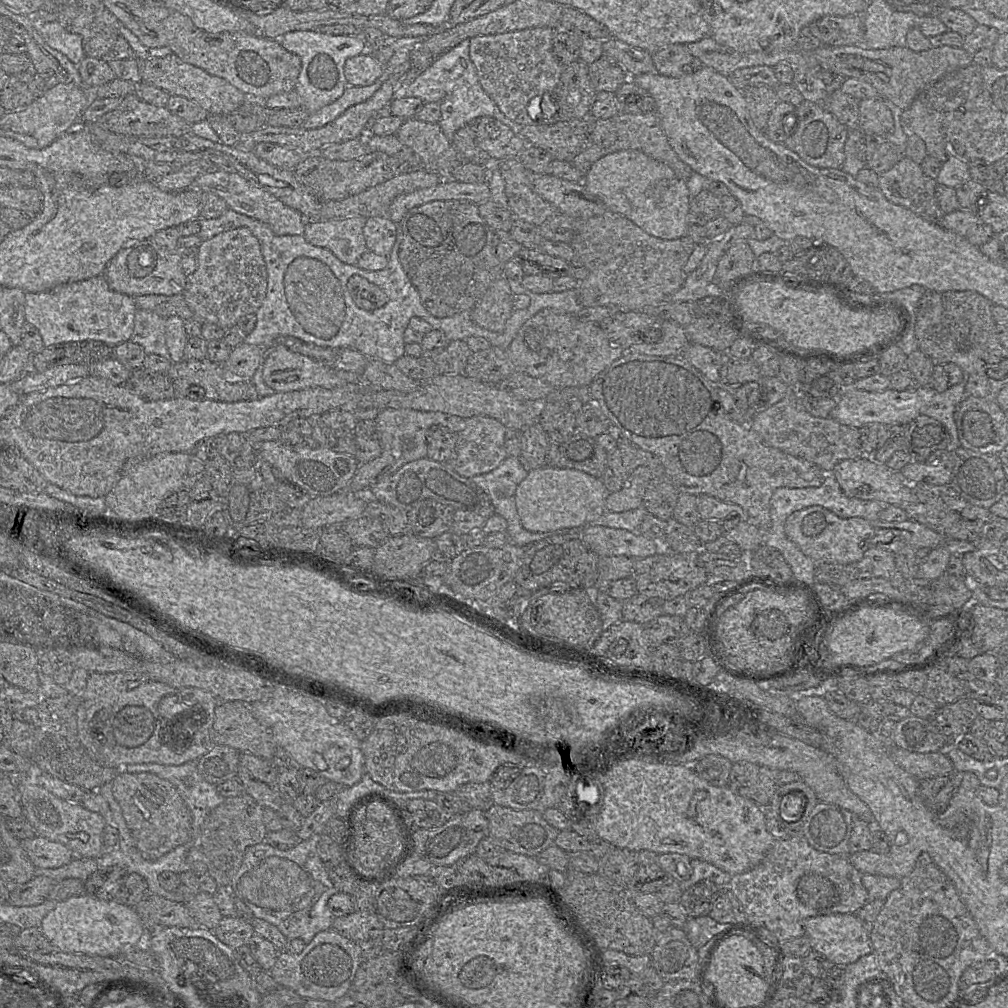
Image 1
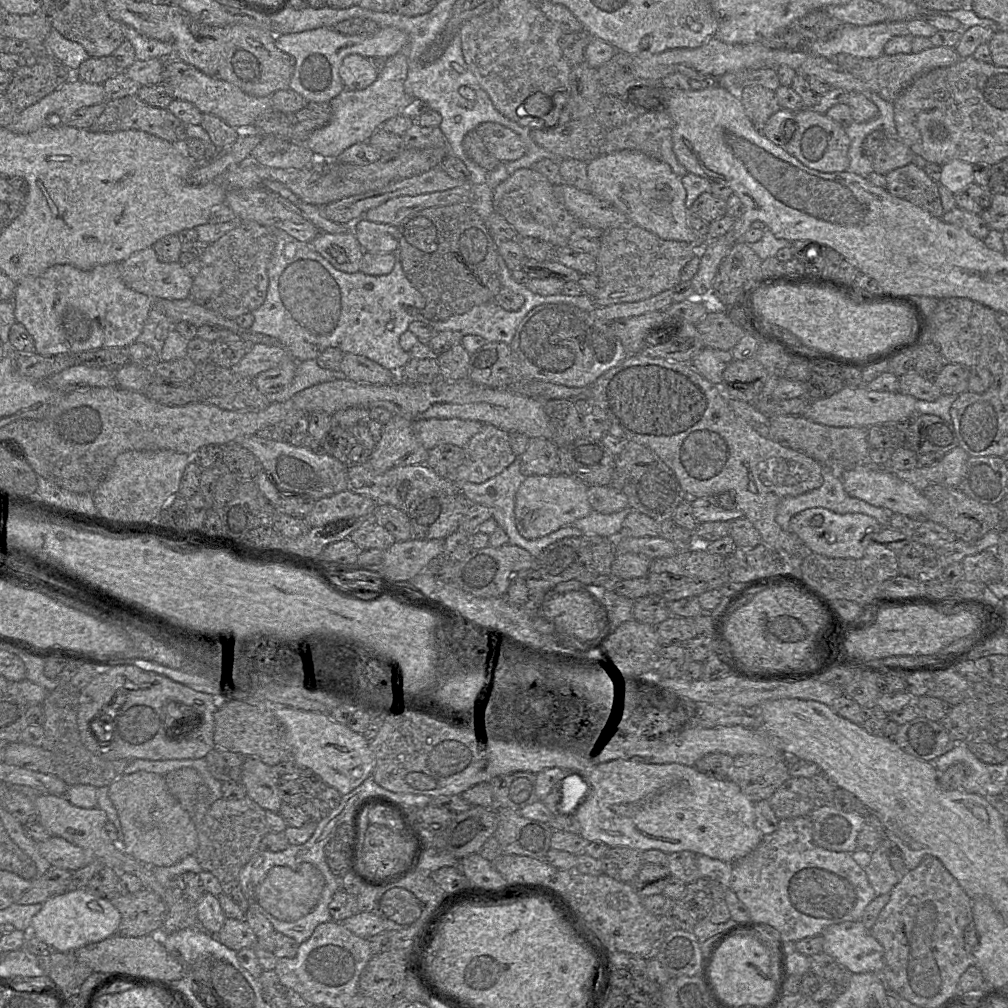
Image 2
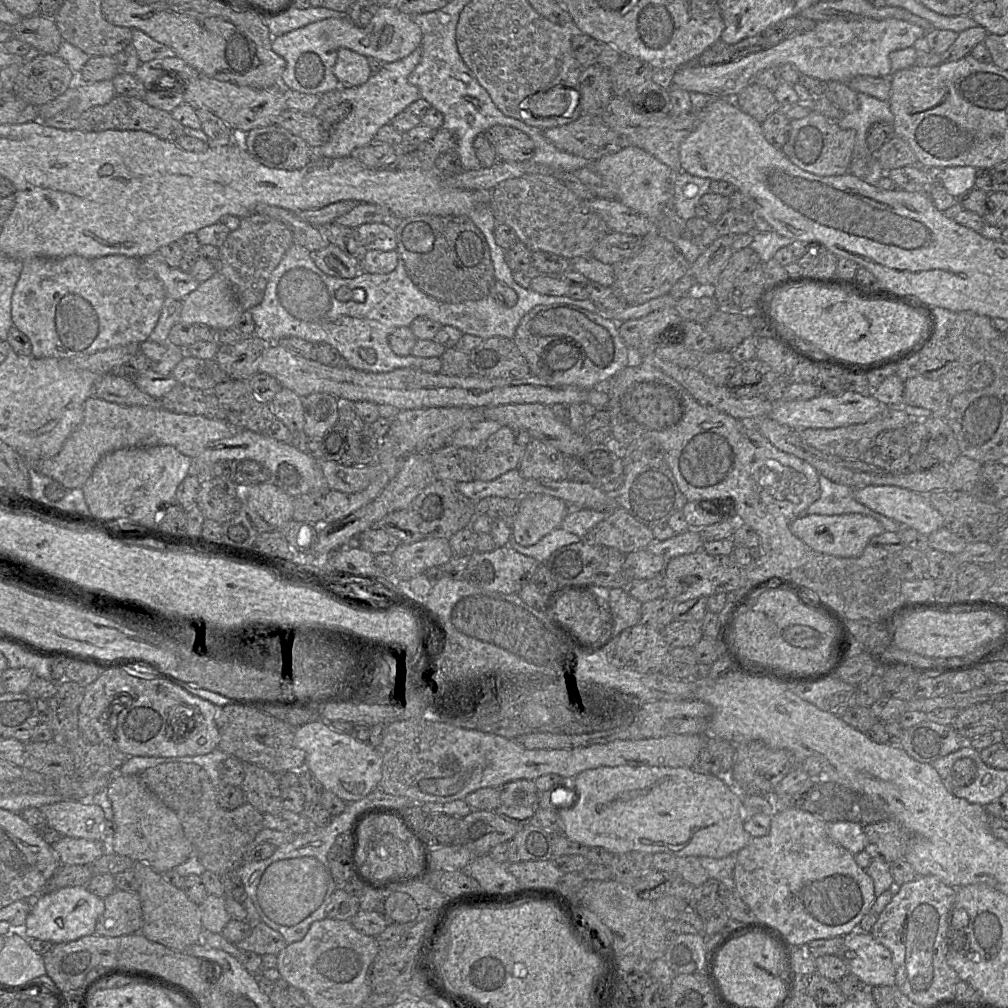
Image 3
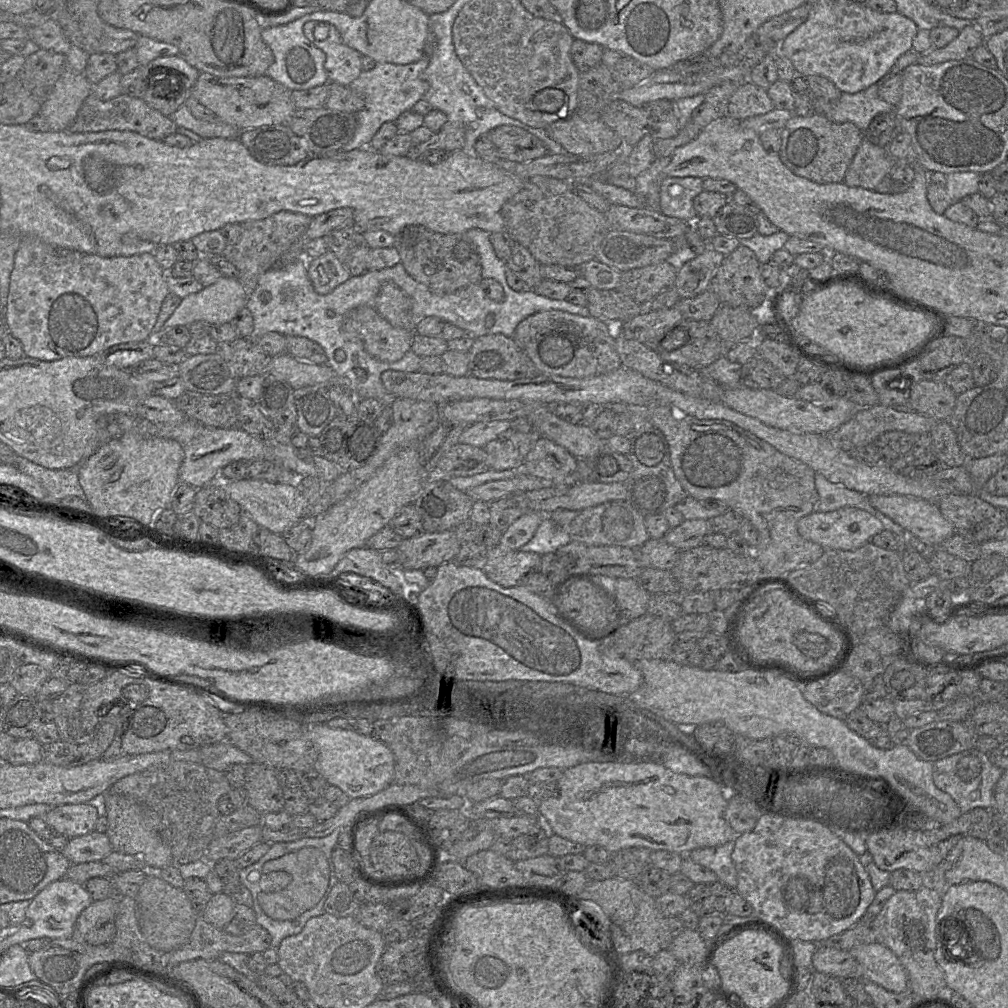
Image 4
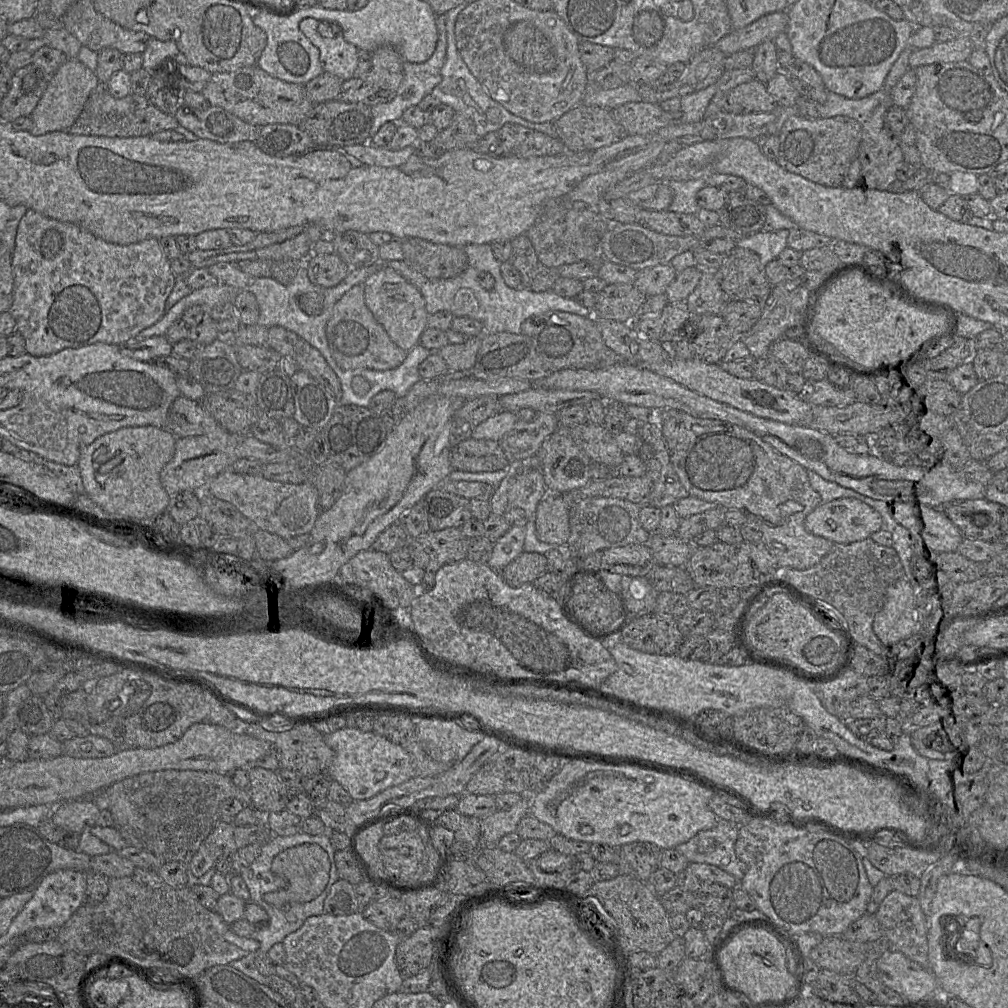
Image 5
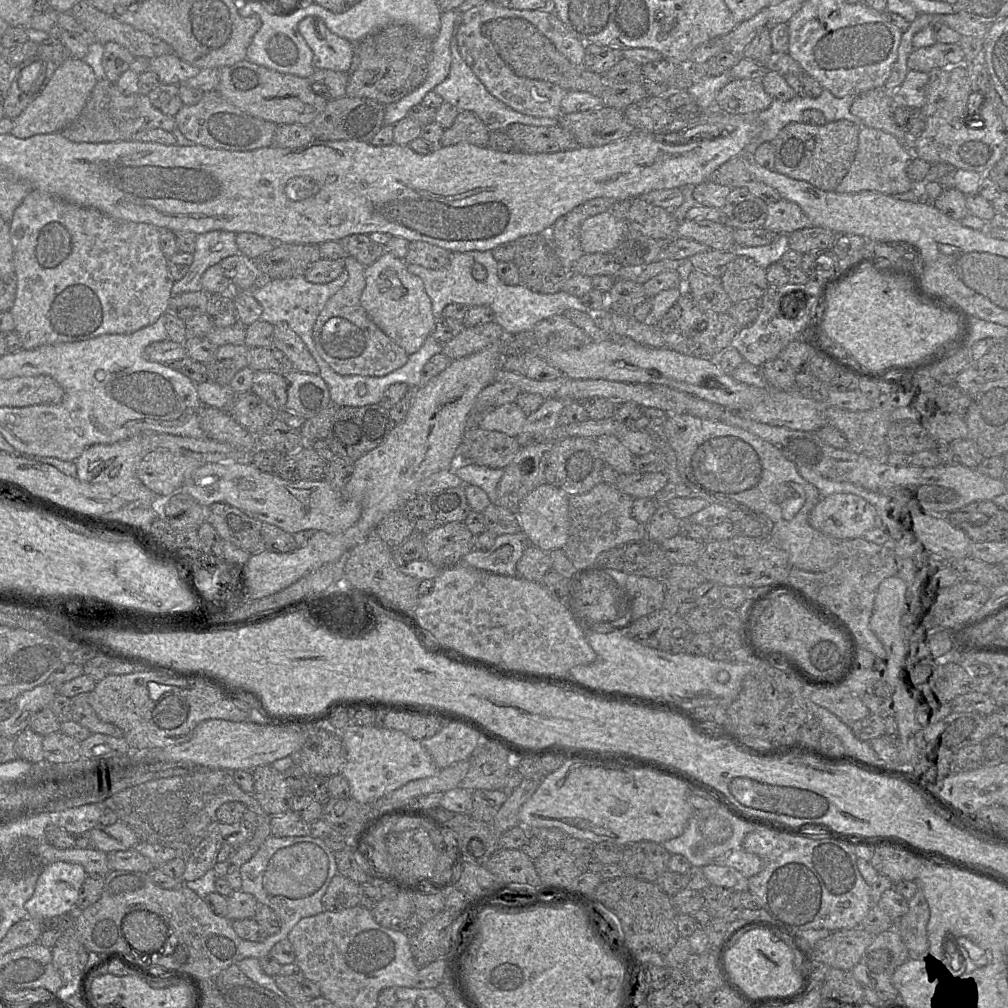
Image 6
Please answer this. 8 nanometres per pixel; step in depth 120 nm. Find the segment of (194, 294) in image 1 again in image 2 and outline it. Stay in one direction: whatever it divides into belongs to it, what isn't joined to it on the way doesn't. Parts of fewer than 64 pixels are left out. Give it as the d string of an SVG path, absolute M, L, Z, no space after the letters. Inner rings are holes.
M242 221L216 242L208 245L201 256L201 271L193 278L190 296L200 306L236 320L240 315L259 308L268 289L267 269L275 248L271 229L254 221Z

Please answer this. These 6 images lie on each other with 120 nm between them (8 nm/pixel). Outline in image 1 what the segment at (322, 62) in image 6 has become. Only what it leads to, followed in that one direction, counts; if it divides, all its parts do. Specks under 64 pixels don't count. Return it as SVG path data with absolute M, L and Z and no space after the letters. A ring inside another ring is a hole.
M366 52L348 58L344 64L348 86L372 85L383 74L383 67L372 54Z

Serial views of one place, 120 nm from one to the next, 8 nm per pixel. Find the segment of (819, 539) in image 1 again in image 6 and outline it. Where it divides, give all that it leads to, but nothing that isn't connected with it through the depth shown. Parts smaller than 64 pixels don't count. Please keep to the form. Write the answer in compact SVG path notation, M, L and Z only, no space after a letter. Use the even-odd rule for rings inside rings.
M834 493L825 497L821 497L819 502L809 514L809 524L813 528L837 540L863 537L866 531L876 527L876 520L876 508L866 499L853 493Z

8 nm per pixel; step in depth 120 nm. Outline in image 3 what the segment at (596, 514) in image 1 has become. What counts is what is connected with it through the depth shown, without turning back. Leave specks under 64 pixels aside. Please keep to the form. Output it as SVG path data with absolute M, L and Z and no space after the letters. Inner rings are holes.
M544 494L524 496L520 499L518 513L511 521L512 539L522 546L534 545L551 531L559 528L569 512L569 505L562 499Z

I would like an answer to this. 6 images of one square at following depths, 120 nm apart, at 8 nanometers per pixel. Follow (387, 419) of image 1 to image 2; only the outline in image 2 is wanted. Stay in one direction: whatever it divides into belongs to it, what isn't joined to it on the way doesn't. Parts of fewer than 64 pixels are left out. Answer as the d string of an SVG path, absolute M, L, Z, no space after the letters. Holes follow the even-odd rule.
M425 419L413 421L413 431L429 451L440 444L464 448L479 432L482 423L461 419Z

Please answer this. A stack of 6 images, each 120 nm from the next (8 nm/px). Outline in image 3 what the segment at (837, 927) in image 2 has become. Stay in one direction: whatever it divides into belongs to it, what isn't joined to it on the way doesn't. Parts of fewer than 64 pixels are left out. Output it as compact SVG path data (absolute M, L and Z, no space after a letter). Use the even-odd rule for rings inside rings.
M854 931L844 936L844 944L837 954L846 964L848 972L857 976L866 986L895 985L895 969L891 952L877 942L870 932Z

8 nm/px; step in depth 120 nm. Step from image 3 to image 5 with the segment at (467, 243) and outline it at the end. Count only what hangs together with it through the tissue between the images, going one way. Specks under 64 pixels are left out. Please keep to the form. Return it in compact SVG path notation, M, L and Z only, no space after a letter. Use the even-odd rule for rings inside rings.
M421 238L401 240L404 262L430 279L450 279L469 265L464 247L435 244Z

